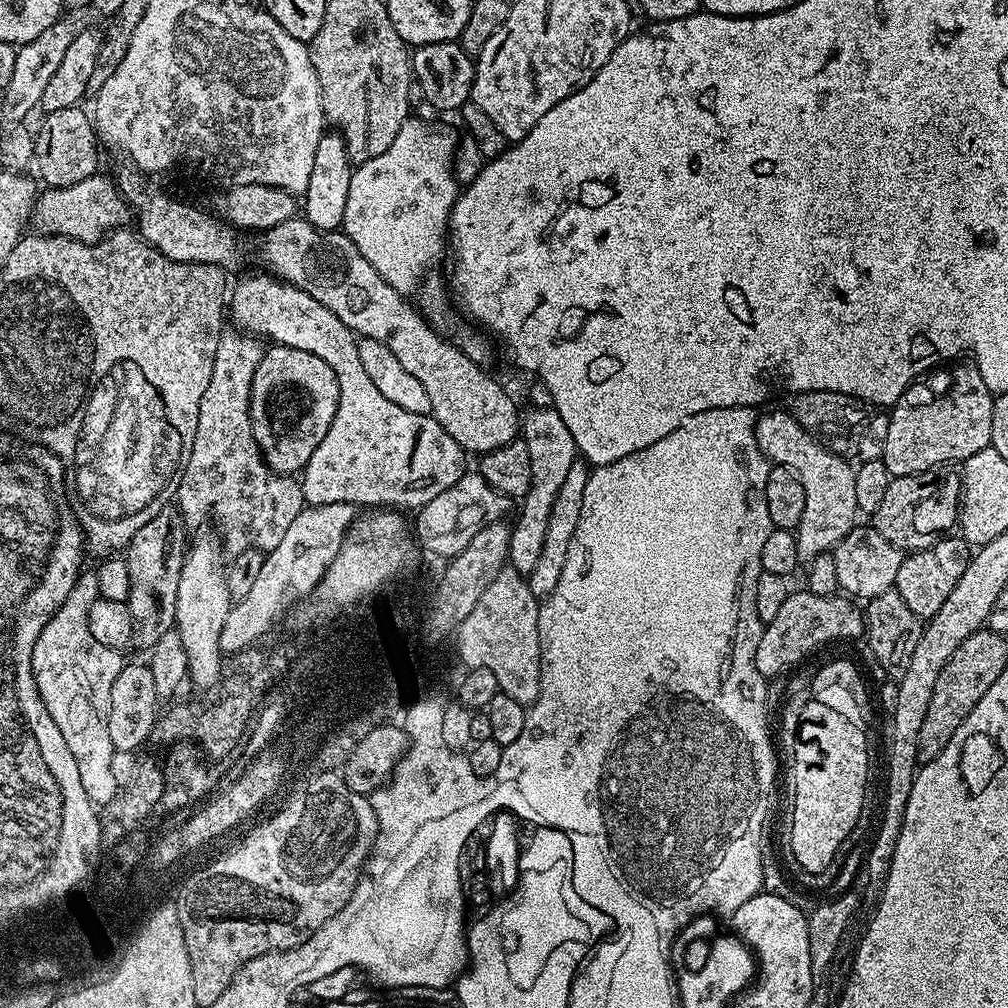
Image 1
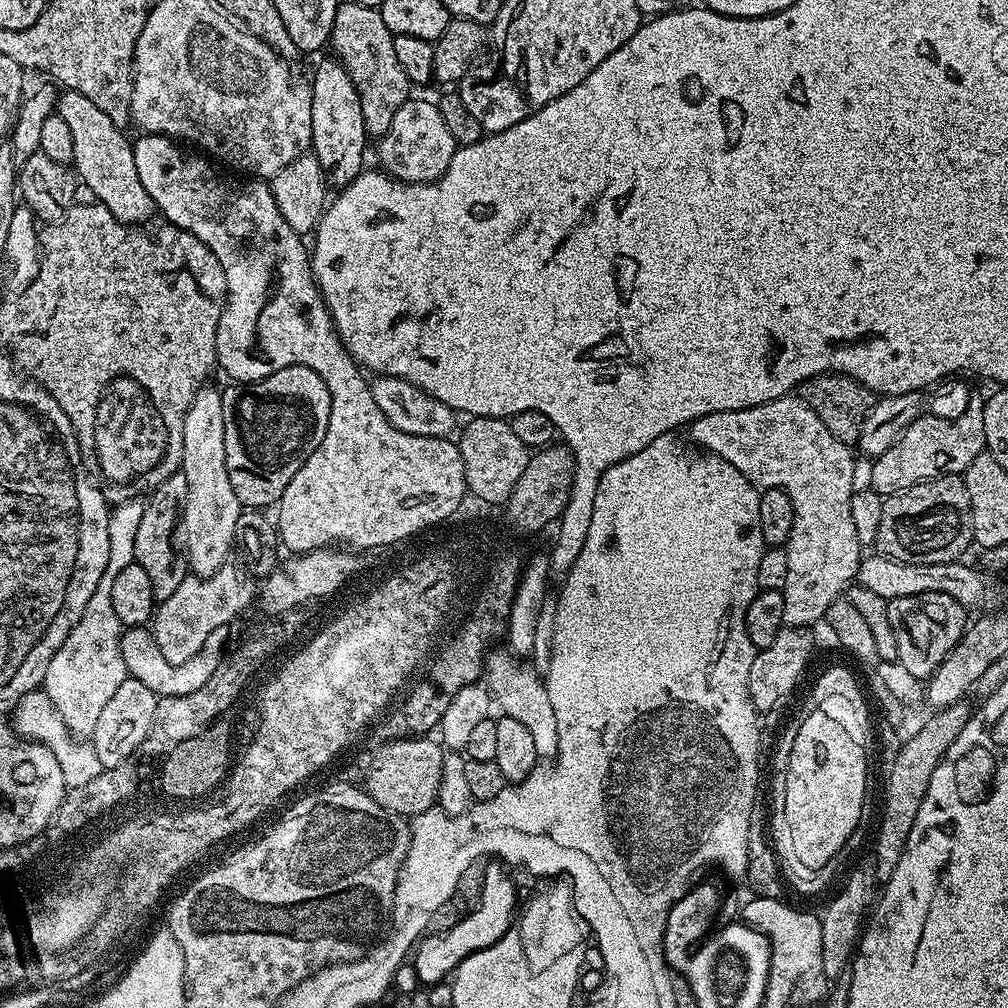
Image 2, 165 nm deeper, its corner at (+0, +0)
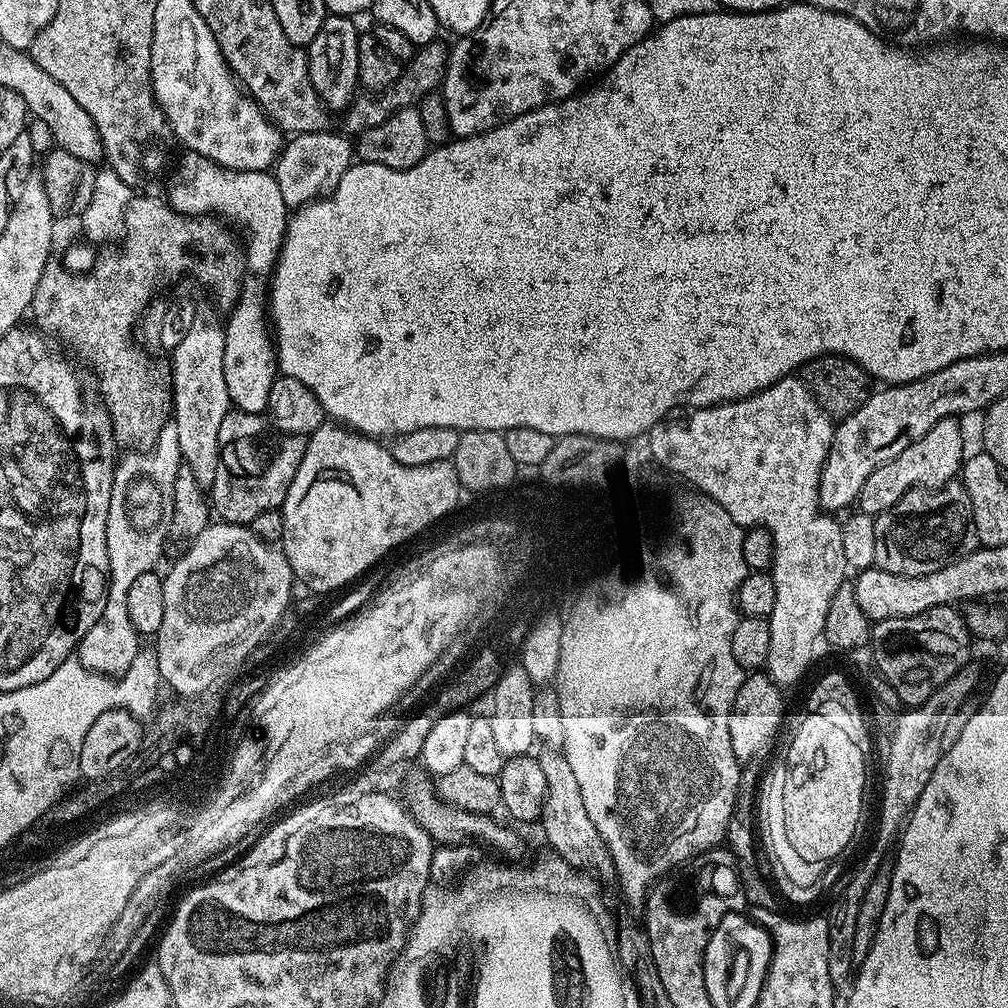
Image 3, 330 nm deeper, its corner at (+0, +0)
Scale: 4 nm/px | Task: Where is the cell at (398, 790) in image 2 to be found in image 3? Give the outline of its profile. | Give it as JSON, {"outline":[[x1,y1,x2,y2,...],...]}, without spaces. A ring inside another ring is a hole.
{"outline":[[428,780,410,781,408,793,402,796,402,800,408,812,418,822,418,826,422,826,422,830,426,830,426,834,432,837,437,845,460,846,468,838,480,838,484,843,498,850,502,854,500,856,507,861,520,862,527,857,525,856,526,842,516,831,500,824,489,813,468,812,448,804,434,787,433,781]]}

